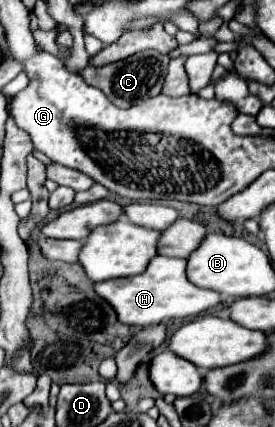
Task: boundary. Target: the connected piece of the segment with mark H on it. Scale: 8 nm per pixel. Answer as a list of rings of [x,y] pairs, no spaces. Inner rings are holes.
[[[155,256],[143,274],[99,282],[99,284],[95,284],[95,292],[115,308],[115,312],[123,324],[143,326],[143,328],[161,324],[161,322],[167,322],[173,318],[193,318],[201,312],[207,312],[207,310],[219,306],[223,302],[221,294],[215,290],[195,286],[187,278],[185,268],[187,268],[187,262],[181,258]]]

